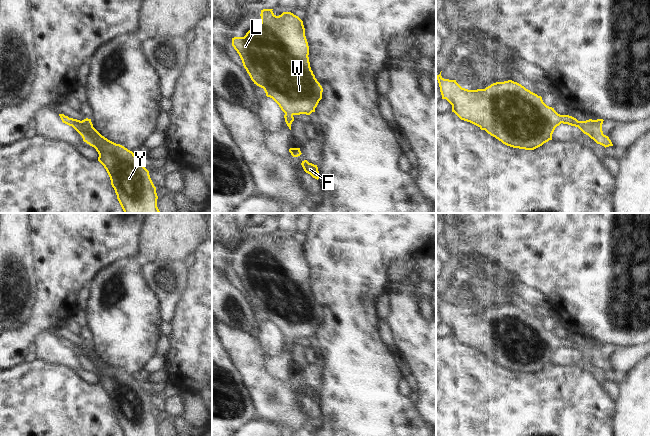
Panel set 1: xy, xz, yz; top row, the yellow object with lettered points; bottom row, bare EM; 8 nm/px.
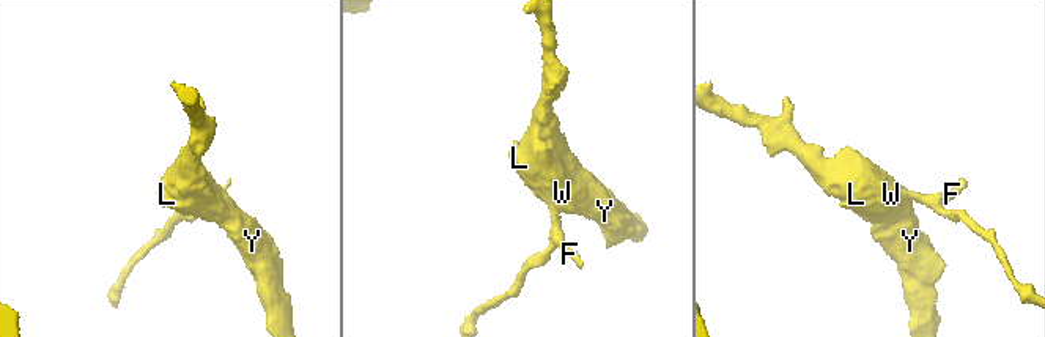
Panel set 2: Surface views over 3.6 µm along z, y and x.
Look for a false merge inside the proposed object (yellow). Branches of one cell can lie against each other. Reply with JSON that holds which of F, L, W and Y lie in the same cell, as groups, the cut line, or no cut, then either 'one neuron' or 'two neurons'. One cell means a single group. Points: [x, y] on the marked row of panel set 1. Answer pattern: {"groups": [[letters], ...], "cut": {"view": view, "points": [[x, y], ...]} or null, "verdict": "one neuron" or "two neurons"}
{"groups": [["F", "L", "W", "Y"]], "cut": null, "verdict": "one neuron"}

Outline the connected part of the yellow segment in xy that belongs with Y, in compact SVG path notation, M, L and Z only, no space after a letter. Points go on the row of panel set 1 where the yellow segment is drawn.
M59 114L63 123L72 126L83 138L83 141L94 147L99 154L98 161L106 169L111 185L124 213L160 213L157 207L157 193L149 171L134 153L120 144L116 144L102 136L94 127L91 119L82 121Z

